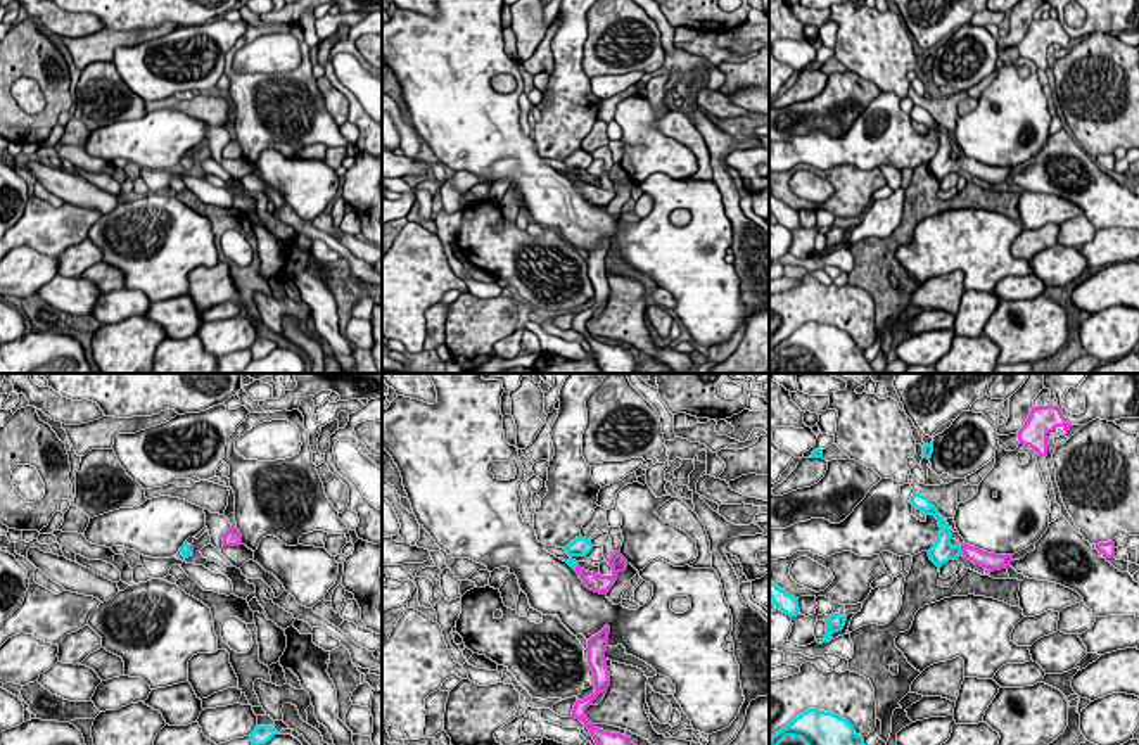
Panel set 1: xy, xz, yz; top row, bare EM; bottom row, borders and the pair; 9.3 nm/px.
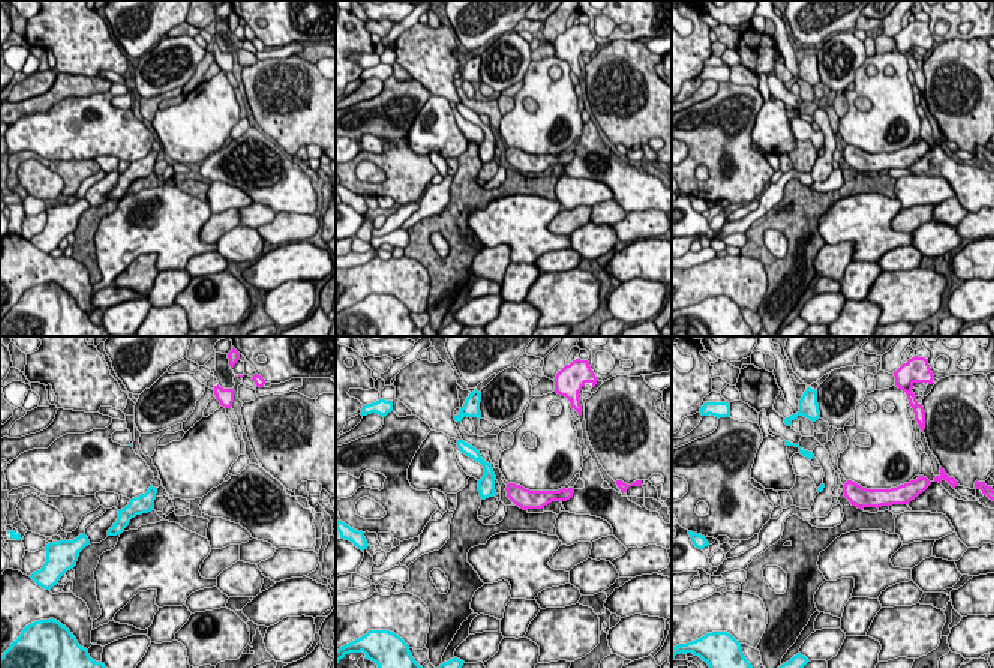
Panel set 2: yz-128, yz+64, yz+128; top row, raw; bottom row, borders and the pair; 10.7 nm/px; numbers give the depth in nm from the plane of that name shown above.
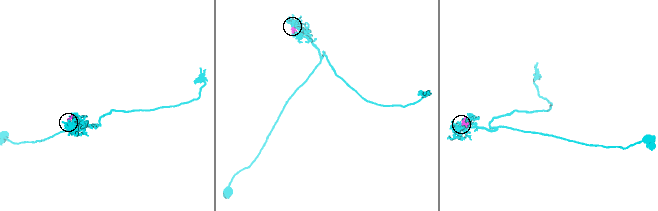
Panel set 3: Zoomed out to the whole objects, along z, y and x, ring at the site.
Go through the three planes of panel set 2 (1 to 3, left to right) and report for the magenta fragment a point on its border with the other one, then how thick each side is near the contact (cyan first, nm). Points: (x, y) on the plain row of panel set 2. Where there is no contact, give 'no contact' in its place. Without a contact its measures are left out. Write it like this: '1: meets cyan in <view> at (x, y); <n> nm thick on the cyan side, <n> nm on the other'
1: no contact
2: no contact
3: no contact

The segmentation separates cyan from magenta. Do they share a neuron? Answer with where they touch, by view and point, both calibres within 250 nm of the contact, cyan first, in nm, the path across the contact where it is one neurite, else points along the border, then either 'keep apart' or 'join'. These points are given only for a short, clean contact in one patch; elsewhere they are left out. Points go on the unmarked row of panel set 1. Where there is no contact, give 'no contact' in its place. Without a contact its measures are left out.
yz (960, 163) | 200/160 nm | across yz (942, 163), (960, 163), (979, 170) | join

